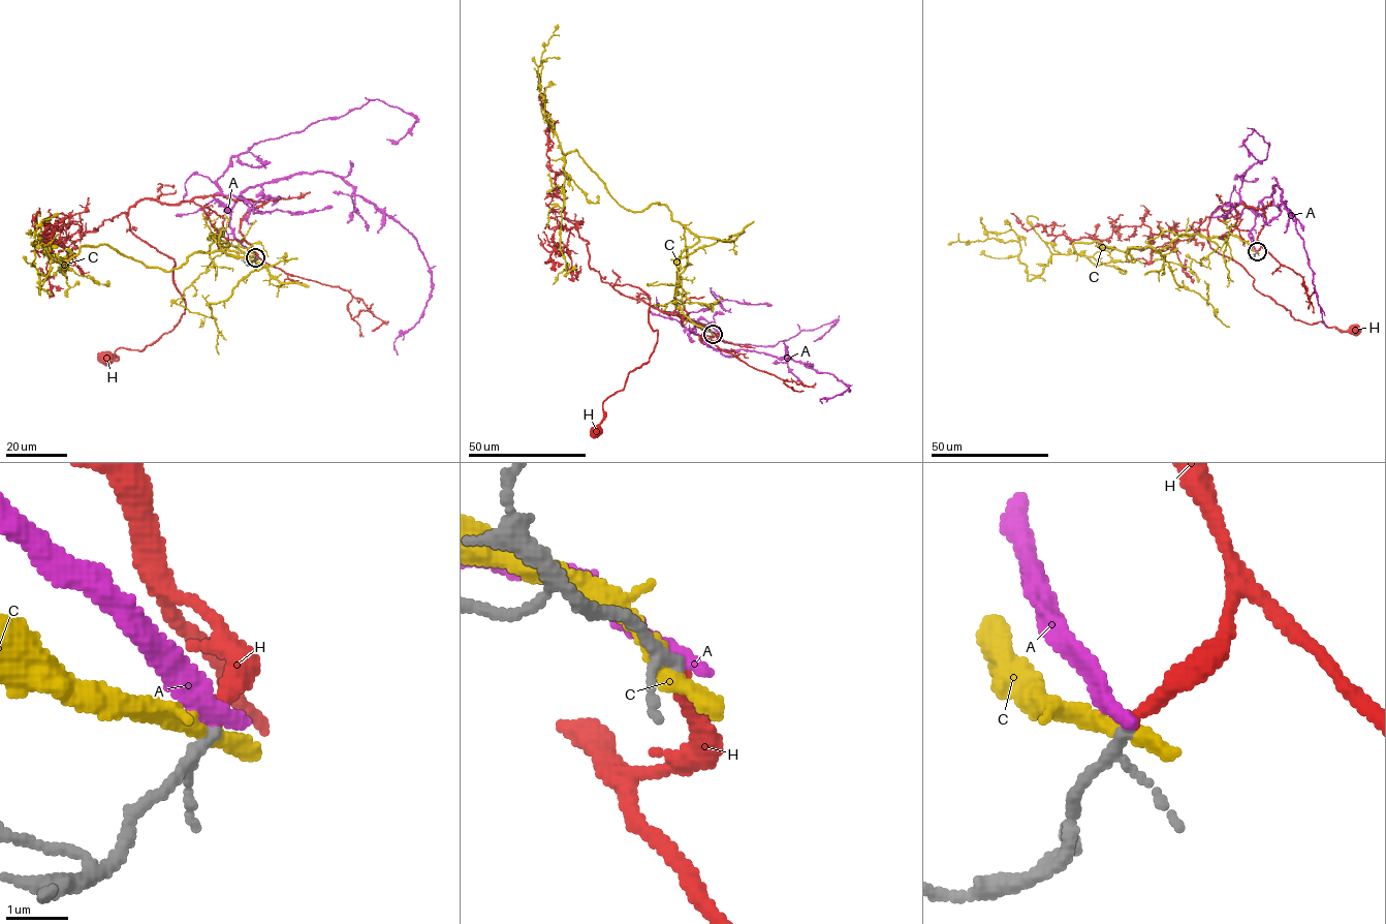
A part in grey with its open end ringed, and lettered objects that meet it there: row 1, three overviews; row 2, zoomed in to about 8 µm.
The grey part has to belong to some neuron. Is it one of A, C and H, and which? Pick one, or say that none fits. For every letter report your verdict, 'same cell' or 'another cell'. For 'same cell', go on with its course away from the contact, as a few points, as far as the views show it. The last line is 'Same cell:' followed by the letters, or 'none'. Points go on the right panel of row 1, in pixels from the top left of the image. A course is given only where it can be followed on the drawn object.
A: another cell
C: another cell
H: same cell; it runs (1257, 251), (1264, 213), (1241, 204), (1219, 207), (1207, 242), (1239, 264), (1254, 287), (1295, 319), (1353, 329)
Same cell: H

